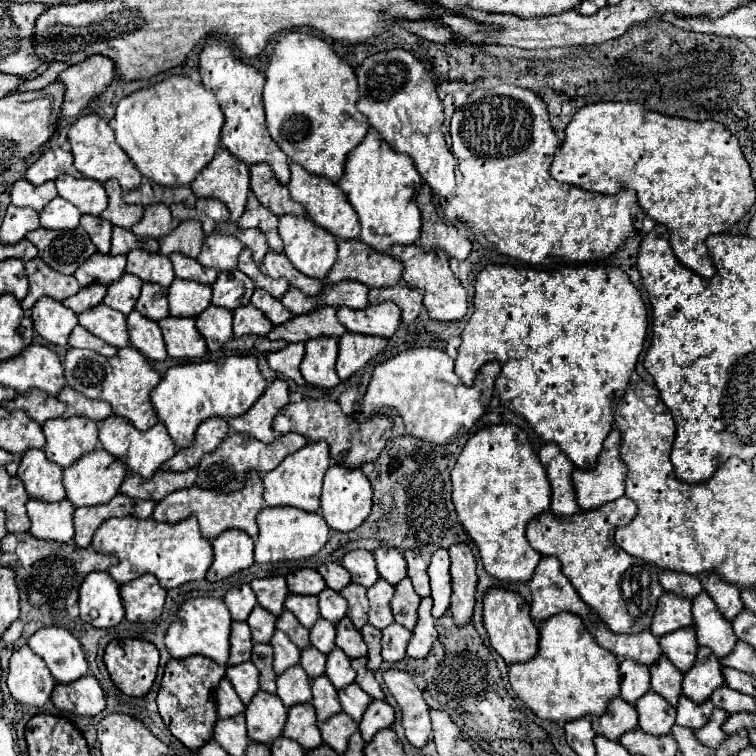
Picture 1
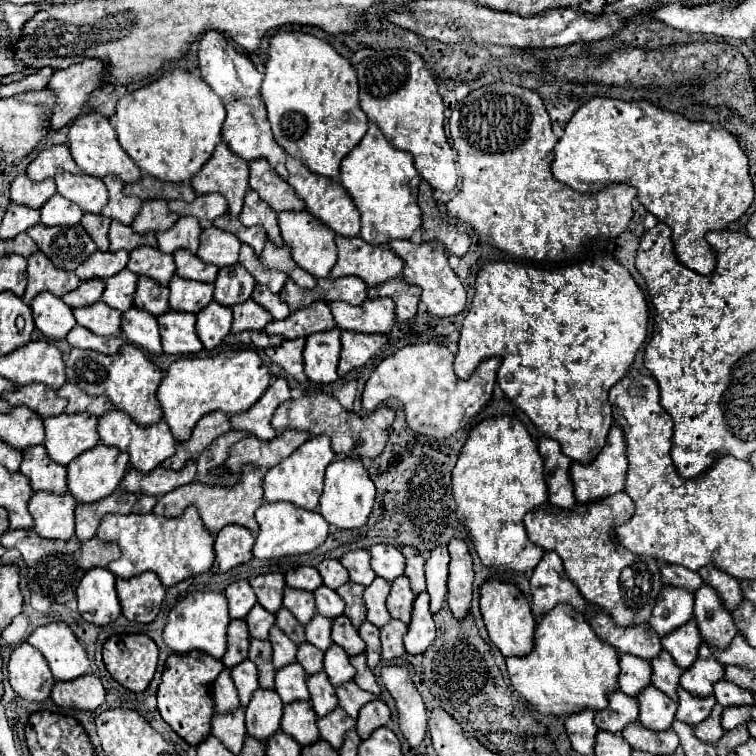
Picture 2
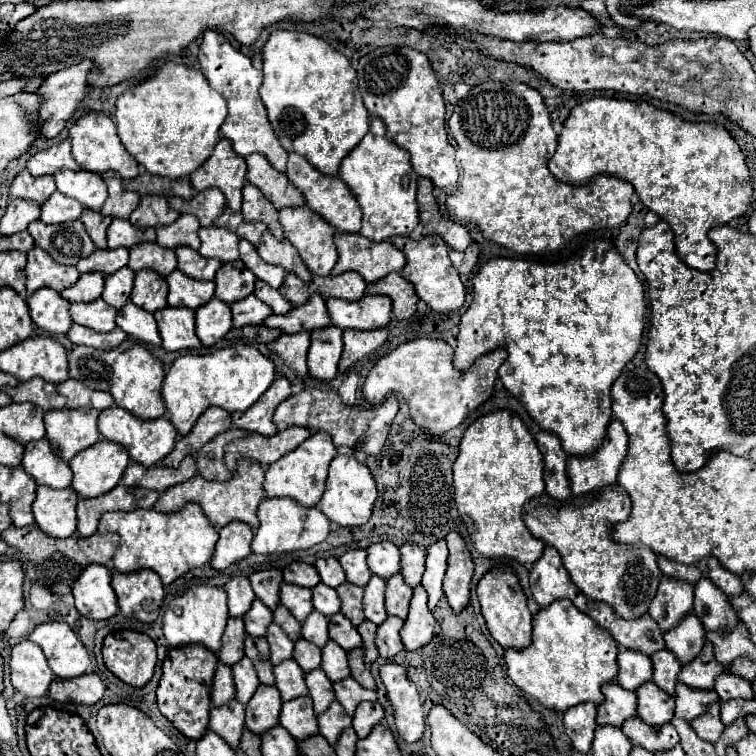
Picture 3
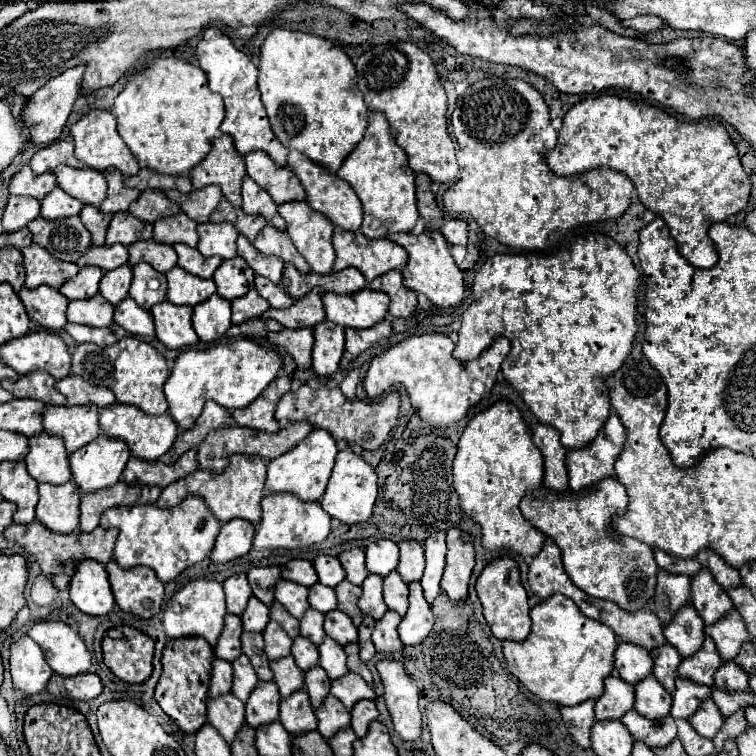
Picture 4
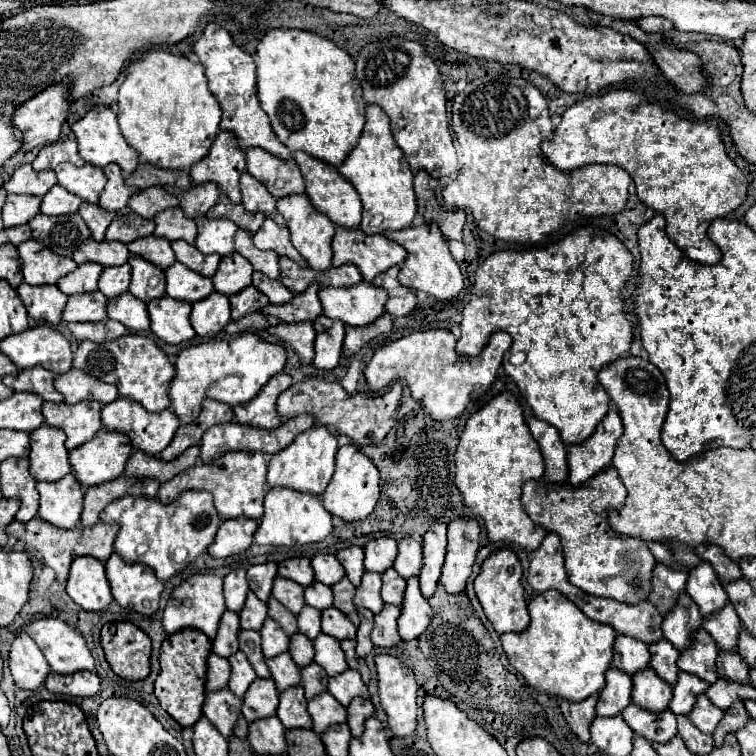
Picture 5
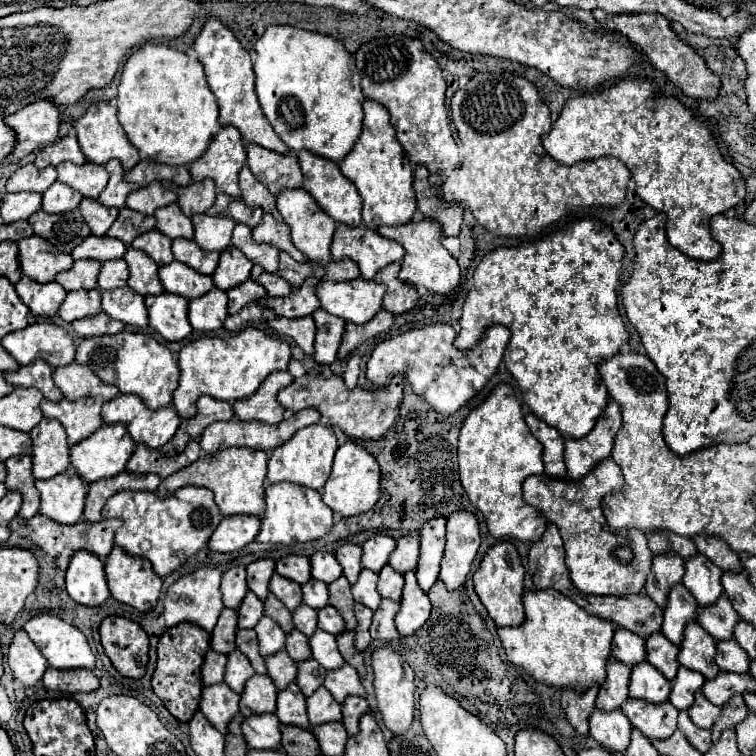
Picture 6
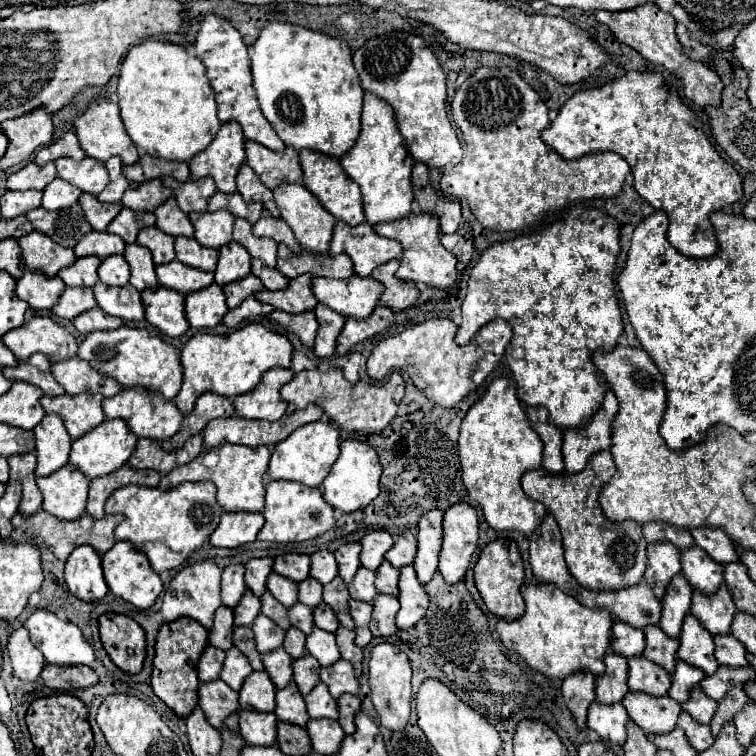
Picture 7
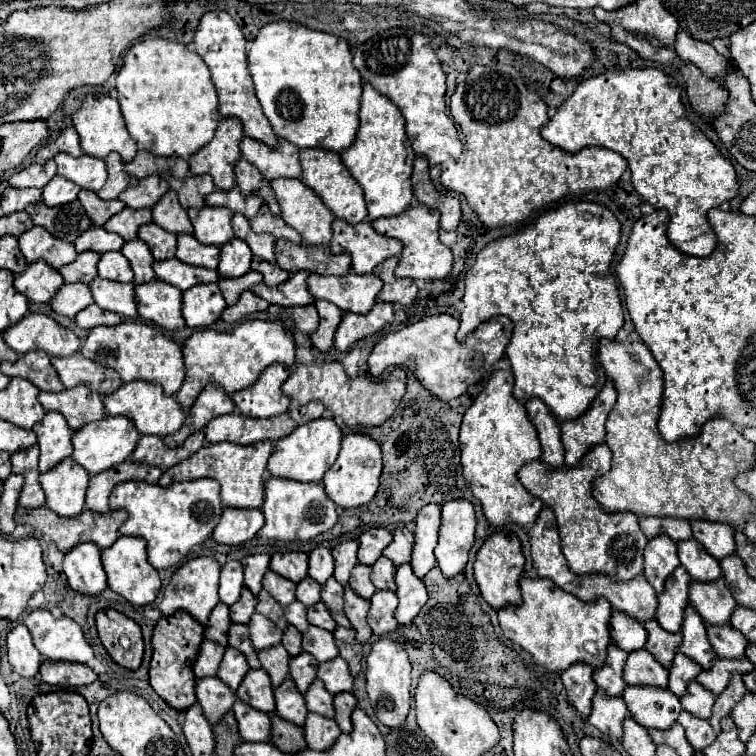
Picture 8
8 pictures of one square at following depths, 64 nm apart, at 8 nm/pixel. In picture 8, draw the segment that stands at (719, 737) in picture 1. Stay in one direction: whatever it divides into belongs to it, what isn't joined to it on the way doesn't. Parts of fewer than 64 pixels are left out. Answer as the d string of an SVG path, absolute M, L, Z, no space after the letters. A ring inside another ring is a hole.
M692 680L686 688L686 692L680 698L680 704L686 712L700 716L700 718L710 718L712 706L714 706L714 694L702 688L696 680Z

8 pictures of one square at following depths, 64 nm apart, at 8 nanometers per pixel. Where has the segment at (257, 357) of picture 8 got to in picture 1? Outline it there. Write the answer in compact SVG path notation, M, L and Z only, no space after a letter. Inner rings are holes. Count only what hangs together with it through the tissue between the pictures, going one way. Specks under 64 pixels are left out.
M234 354L218 362L186 362L168 368L152 392L152 404L174 444L178 448L186 448L194 440L194 432L200 422L212 416L232 418L244 414L262 396L266 384L266 378L260 374L258 360L252 354Z

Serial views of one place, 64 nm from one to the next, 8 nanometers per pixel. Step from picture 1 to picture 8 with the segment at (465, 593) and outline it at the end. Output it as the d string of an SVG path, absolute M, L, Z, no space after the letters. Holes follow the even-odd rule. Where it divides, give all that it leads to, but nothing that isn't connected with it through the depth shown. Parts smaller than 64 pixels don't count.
M450 500L442 504L442 526L434 556L444 576L456 576L464 570L468 552L474 544L474 532L476 516L468 500Z

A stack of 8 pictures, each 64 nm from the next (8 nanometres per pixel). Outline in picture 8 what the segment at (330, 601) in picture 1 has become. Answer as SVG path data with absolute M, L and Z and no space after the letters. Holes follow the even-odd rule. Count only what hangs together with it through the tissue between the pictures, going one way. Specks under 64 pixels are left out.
M304 578L302 582L298 582L296 588L296 600L300 600L304 606L312 606L320 600L320 584L312 578Z

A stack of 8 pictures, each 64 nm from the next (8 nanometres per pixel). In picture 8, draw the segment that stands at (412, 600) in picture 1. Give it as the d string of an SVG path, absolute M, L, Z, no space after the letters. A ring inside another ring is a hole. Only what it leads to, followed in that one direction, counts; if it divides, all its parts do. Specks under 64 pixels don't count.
M380 556L378 558L378 562L372 566L372 584L376 586L376 588L384 588L384 590L396 590L396 584L394 584L394 572L396 572L396 566L388 560L388 558L384 558L384 556Z

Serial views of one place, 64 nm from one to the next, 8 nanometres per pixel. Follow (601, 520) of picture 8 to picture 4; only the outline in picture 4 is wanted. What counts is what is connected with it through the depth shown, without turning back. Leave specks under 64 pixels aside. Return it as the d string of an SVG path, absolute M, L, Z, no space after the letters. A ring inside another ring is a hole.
M614 478L600 480L582 492L556 492L540 486L524 494L520 510L524 518L556 540L562 550L562 560L570 580L594 598L604 598L616 602L620 608L634 612L648 604L654 596L658 566L654 562L654 552L650 546L634 540L618 538L612 530L612 516L624 514L628 506L626 488Z

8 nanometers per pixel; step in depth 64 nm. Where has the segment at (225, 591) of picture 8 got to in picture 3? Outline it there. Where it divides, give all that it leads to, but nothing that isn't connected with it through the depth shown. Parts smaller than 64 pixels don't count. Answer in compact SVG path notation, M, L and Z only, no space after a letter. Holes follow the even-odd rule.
M232 578L224 584L224 590L228 594L228 610L230 616L240 618L250 610L252 600L256 598L252 592L252 586L248 582L248 578Z

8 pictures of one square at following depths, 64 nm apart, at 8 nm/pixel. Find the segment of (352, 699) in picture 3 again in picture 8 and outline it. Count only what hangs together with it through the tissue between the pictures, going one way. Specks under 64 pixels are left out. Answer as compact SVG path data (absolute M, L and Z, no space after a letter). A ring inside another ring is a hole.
M334 658L334 660L318 664L318 678L324 682L324 686L330 694L352 692L354 678L350 676L348 664L342 658Z

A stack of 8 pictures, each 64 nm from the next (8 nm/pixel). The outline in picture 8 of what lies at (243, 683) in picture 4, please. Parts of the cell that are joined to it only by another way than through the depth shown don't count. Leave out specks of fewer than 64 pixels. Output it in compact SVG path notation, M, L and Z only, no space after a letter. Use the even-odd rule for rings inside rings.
M226 648L224 652L224 658L220 662L220 668L218 668L218 678L230 688L230 690L238 690L242 678L246 676L246 672L250 670L250 666L246 664L242 652L238 652L236 648Z

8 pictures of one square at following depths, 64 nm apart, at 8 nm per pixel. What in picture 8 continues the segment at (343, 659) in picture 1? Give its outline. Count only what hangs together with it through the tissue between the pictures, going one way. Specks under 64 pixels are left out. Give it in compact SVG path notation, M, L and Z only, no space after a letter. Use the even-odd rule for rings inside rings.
M310 626L306 632L302 632L302 650L308 650L318 662L326 662L338 656L332 632Z

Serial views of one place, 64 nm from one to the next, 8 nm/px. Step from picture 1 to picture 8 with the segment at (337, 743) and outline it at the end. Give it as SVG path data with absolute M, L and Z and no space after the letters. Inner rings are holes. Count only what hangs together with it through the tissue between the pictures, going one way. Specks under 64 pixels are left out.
M318 678L310 684L310 688L308 688L308 692L304 694L304 698L306 698L306 708L308 708L310 712L322 714L322 716L326 716L326 718L332 718L332 716L334 716L332 694L326 692L324 684L322 684Z

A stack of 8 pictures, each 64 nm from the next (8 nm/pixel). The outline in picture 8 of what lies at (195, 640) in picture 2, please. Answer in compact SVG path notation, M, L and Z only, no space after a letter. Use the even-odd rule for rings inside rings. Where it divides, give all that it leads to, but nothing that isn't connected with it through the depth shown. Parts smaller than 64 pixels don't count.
M200 556L200 558L192 558L186 564L182 564L170 584L164 590L164 600L160 602L160 612L164 616L174 614L174 610L186 610L190 612L190 616L194 616L200 624L206 624L212 608L218 604L218 578L220 578L220 564L214 558L208 556Z

